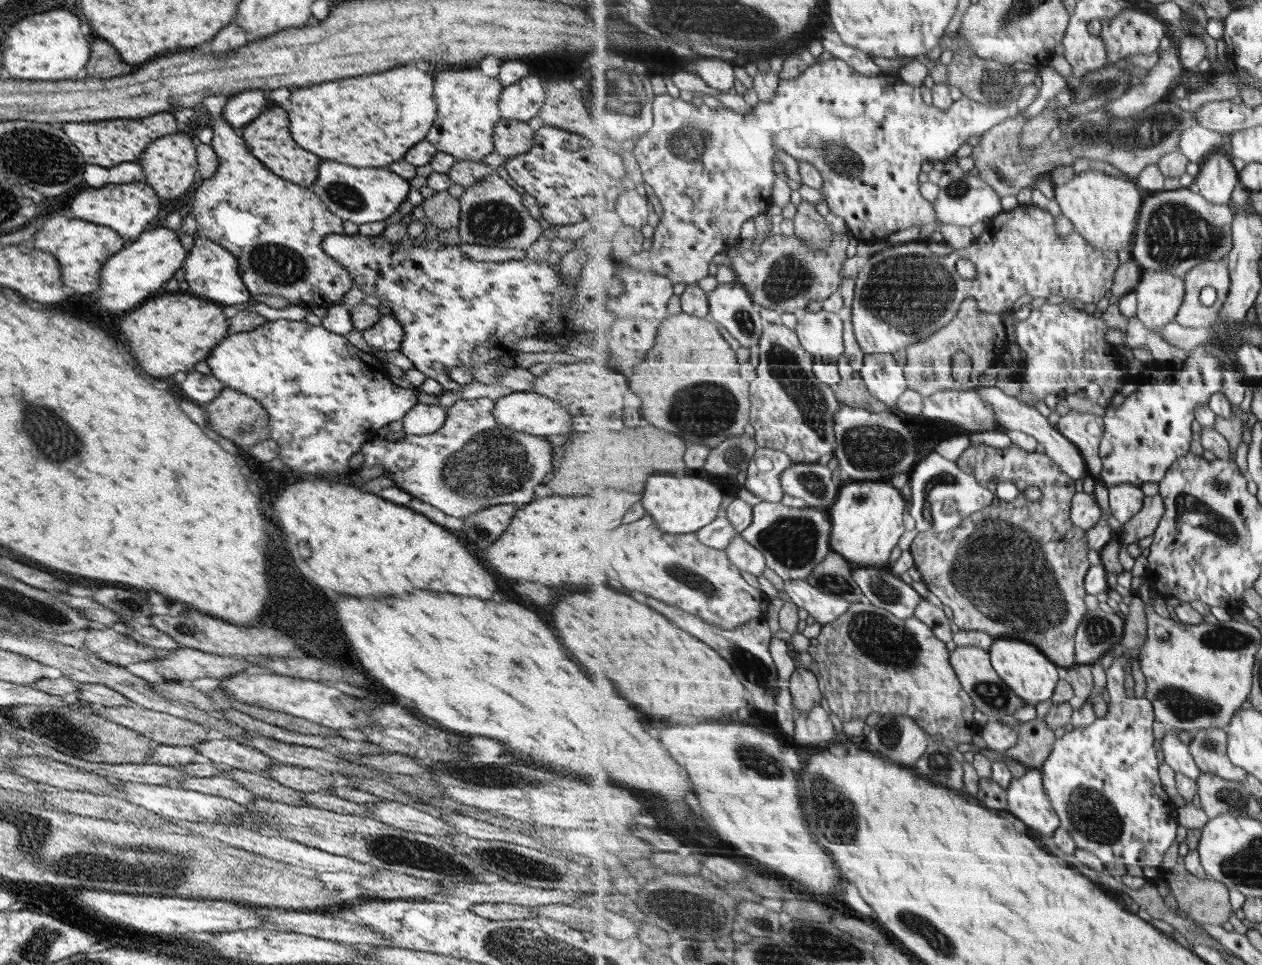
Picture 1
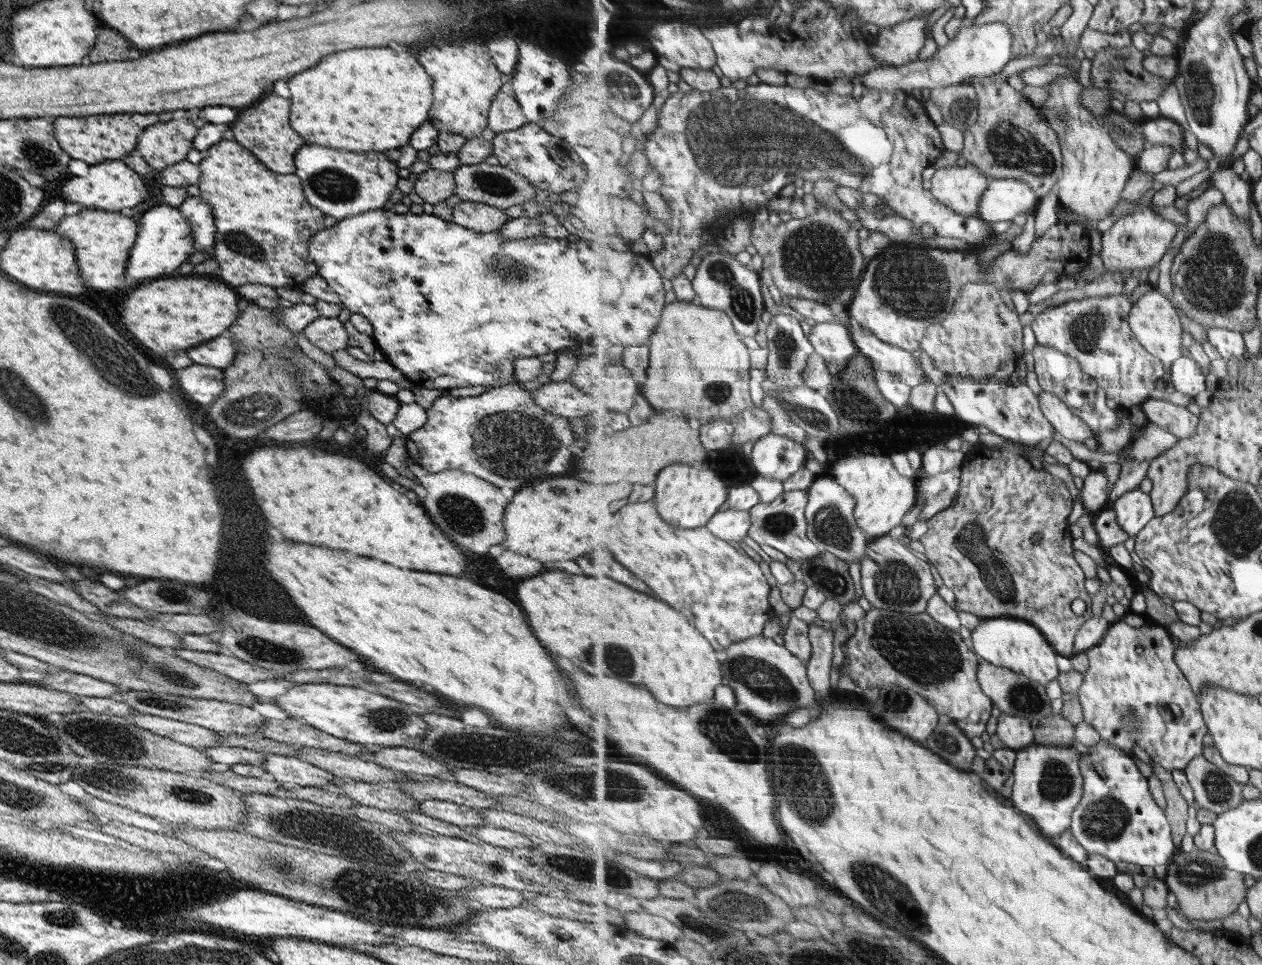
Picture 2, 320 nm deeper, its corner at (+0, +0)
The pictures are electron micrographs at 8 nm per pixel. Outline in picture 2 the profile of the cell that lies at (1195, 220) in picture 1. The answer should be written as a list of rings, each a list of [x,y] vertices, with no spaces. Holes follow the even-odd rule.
[[[1139,207],[1132,213],[1115,220],[1114,225],[1101,235],[1100,254],[1105,270],[1122,272],[1133,268],[1149,268],[1161,262],[1169,250],[1173,238],[1177,236],[1177,227],[1171,220],[1157,215],[1151,207]]]

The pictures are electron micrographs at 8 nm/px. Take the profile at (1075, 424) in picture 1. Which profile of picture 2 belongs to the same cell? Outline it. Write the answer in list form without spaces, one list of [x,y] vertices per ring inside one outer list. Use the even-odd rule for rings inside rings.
[[[1041,390],[1038,394],[1042,411],[1049,422],[1065,438],[1083,444],[1087,438],[1097,437],[1093,430],[1059,395]]]

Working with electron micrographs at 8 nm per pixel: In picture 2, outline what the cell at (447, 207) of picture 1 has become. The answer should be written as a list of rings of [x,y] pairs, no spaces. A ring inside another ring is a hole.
[[[429,168],[419,173],[412,185],[417,196],[434,205],[454,194],[454,173]]]

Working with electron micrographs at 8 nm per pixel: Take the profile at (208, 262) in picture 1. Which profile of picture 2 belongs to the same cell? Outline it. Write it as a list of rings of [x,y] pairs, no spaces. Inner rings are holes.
[[[189,196],[177,207],[192,230],[196,251],[209,252],[214,247],[215,225],[212,210],[200,196]]]

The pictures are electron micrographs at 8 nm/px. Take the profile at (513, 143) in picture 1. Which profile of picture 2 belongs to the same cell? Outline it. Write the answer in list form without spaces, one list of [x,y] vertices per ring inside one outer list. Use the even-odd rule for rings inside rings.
[[[506,76],[498,93],[490,100],[486,127],[498,133],[523,126],[527,120],[520,112],[510,87],[509,76]]]

